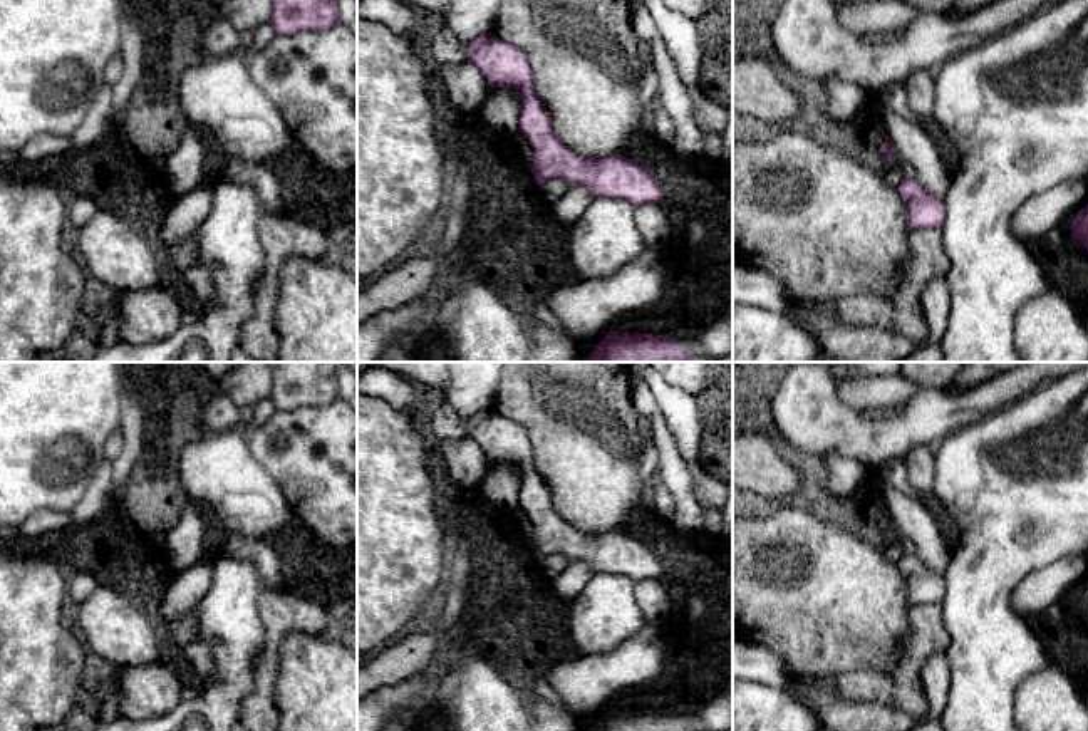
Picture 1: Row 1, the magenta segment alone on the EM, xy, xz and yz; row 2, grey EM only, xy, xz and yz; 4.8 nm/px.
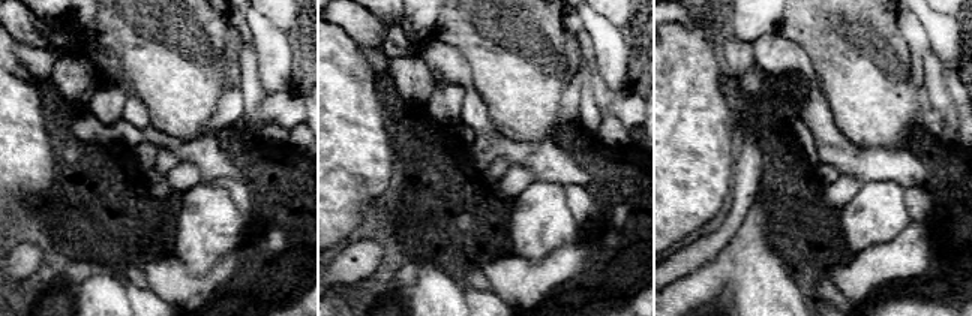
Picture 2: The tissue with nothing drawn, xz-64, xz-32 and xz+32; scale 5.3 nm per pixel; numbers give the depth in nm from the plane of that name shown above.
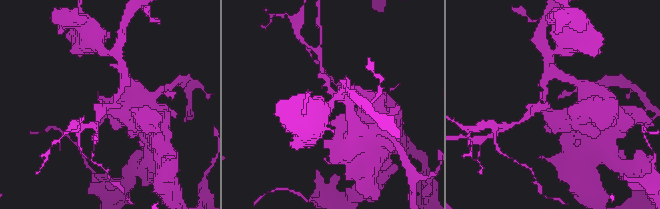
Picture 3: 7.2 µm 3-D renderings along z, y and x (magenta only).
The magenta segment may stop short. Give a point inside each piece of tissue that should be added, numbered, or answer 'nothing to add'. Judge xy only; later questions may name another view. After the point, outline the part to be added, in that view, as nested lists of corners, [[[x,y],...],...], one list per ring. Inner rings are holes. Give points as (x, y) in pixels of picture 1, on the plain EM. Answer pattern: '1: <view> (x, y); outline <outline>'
nothing to add

